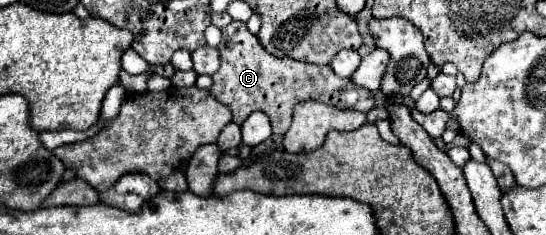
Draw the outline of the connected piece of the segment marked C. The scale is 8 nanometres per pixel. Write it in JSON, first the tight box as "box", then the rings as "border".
{"box":[210,21,374,135],"border":[[[232,21],[222,29],[222,41],[216,47],[220,51],[220,69],[212,75],[210,93],[220,103],[224,103],[234,117],[234,123],[242,125],[244,119],[254,113],[262,111],[270,117],[272,131],[276,135],[284,135],[292,121],[292,109],[300,101],[324,101],[340,109],[356,109],[368,113],[374,107],[374,95],[368,89],[354,85],[348,79],[336,77],[330,65],[314,65],[302,63],[294,59],[278,59],[264,51],[258,43],[258,37],[246,29],[246,23]]]}

